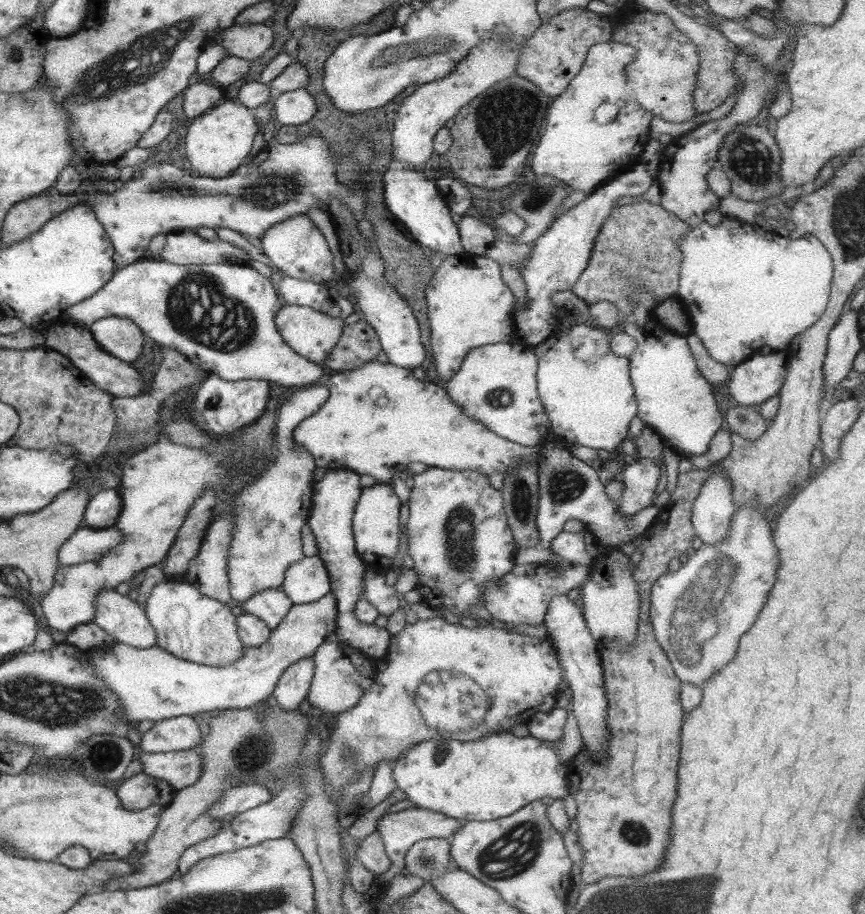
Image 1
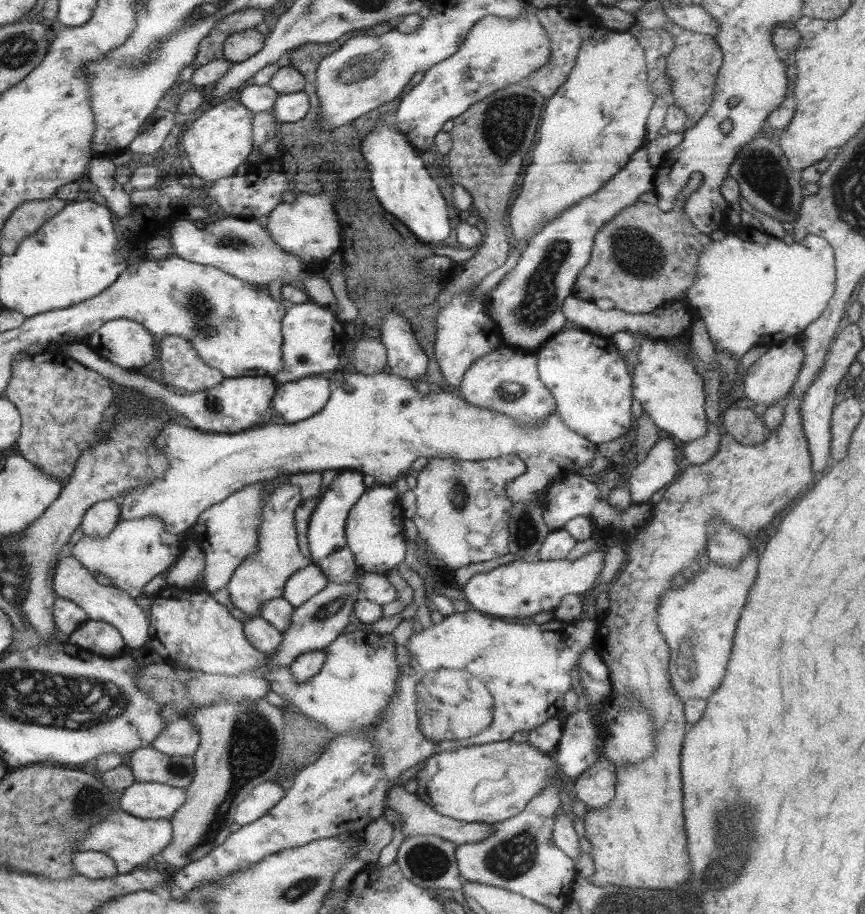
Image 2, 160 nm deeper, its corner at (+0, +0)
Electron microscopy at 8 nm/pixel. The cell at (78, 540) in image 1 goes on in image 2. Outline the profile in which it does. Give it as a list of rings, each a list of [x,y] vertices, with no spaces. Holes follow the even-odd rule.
[[[156,517],[120,520],[108,536],[83,535],[72,547],[71,554],[93,574],[104,574],[112,584],[132,598],[144,593],[144,586],[158,574],[166,573],[184,549],[184,535],[170,534]]]

